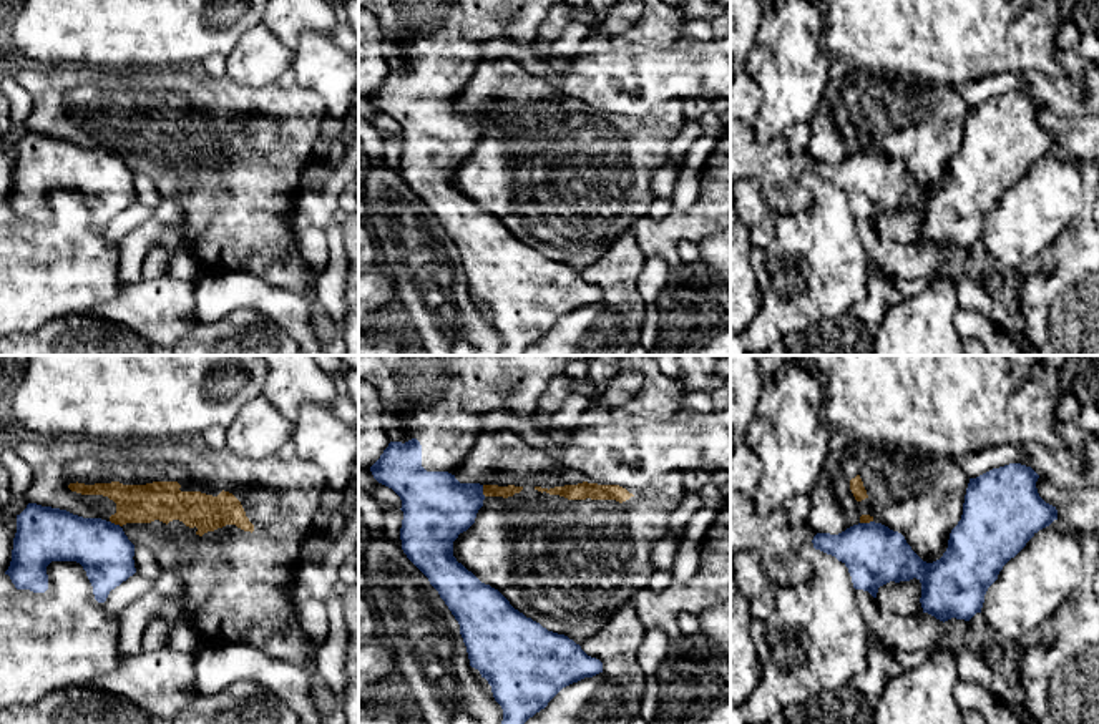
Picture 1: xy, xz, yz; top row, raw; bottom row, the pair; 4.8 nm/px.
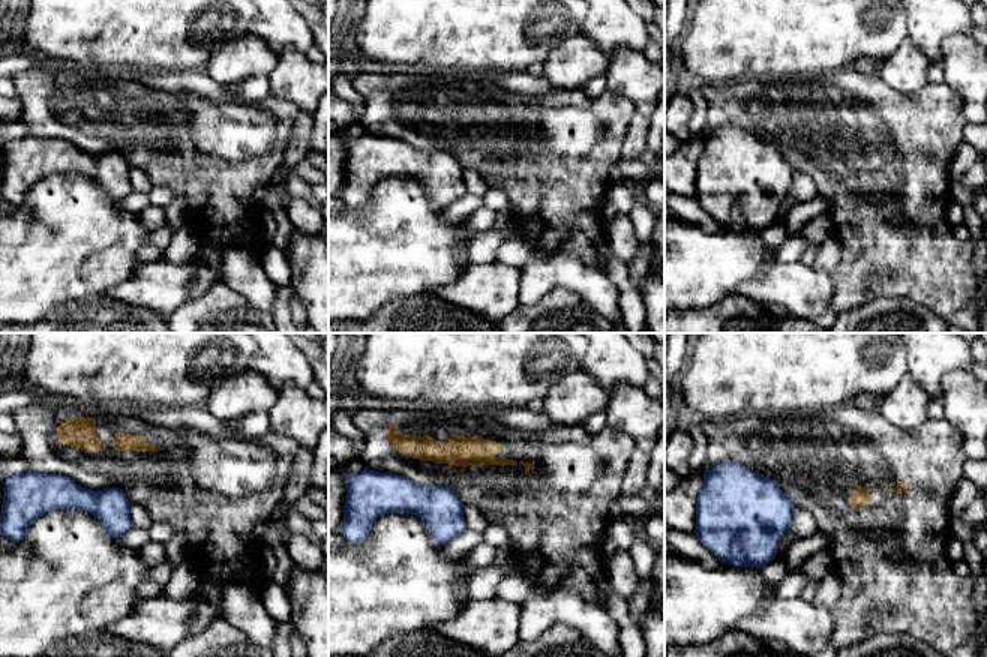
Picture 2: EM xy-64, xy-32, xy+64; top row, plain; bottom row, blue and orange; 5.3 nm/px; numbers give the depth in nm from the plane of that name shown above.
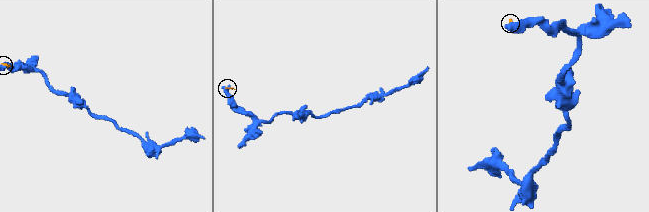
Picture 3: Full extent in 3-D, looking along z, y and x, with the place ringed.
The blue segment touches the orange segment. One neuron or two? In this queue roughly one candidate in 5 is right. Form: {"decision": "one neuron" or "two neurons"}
{"decision": "two neurons"}

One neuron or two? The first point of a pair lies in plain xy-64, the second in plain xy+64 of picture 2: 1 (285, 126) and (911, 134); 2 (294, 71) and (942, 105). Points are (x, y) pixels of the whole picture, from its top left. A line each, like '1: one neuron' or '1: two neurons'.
1: one neuron
2: two neurons

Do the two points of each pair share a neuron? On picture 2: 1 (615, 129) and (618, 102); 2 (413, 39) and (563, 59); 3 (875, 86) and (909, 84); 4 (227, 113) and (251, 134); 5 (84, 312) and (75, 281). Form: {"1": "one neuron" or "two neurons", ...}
{"1": "one neuron", "2": "two neurons", "3": "two neurons", "4": "one neuron", "5": "two neurons"}

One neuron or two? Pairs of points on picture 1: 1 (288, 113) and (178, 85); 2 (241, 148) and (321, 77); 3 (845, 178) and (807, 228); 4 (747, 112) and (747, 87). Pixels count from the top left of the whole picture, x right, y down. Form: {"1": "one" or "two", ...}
{"1": "one", "2": "two", "3": "two", "4": "one"}

